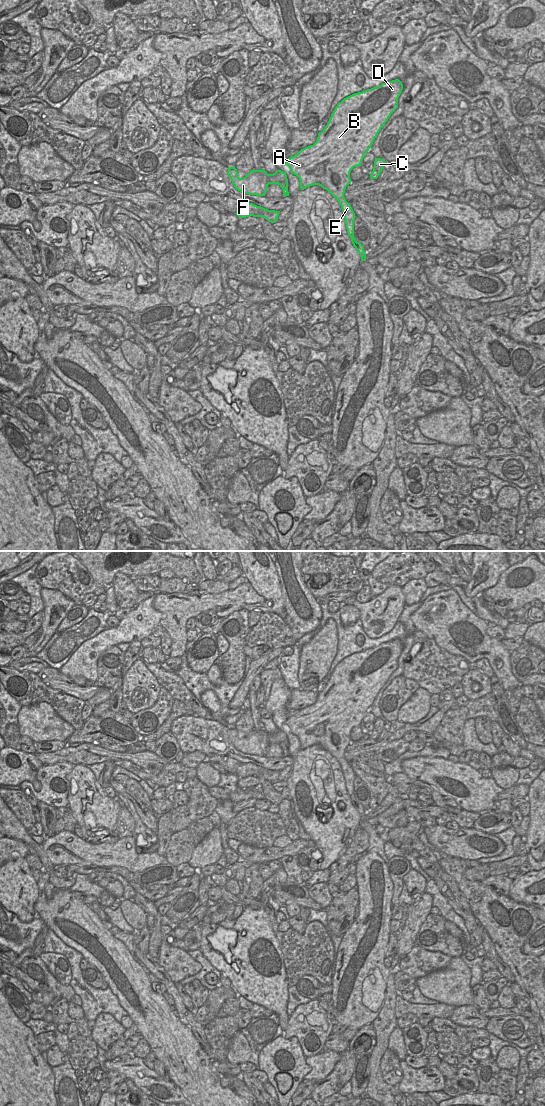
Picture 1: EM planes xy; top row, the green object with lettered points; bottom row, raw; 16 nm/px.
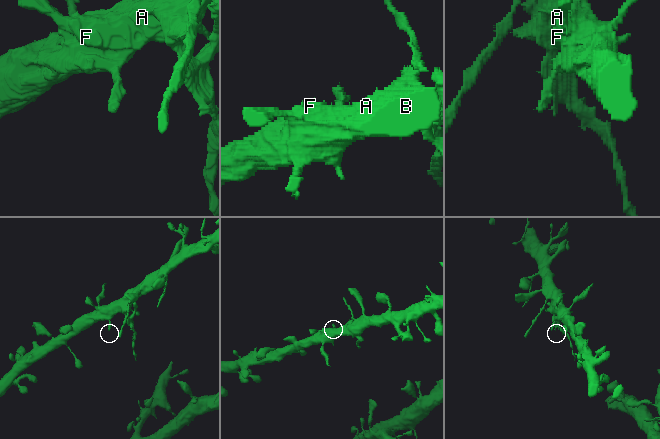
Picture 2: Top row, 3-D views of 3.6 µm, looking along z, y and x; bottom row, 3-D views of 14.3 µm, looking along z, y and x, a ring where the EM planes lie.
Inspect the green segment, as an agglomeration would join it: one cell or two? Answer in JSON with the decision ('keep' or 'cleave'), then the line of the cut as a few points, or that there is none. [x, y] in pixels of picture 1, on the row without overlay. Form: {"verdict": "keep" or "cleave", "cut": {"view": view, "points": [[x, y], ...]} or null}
{"verdict": "cleave", "cut": {"view": "xy", "points": [[343, 756], [338, 761]]}}

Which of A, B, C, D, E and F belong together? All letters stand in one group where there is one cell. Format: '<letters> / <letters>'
A B D F / C E

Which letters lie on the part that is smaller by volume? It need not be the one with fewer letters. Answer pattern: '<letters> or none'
C, E

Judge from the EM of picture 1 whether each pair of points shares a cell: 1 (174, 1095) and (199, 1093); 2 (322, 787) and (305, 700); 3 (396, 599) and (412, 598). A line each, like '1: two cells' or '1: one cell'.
1: two cells
2: two cells
3: two cells

